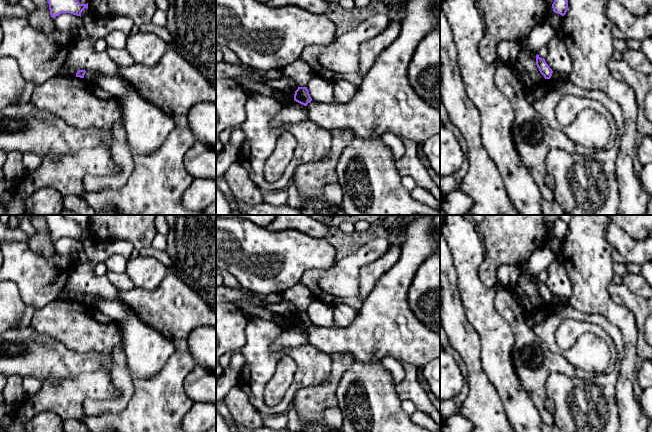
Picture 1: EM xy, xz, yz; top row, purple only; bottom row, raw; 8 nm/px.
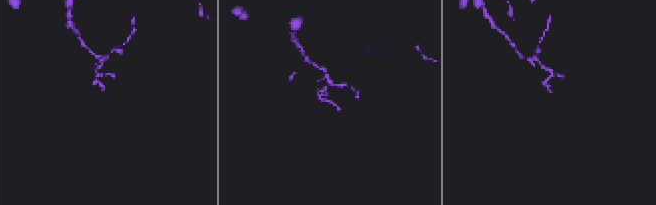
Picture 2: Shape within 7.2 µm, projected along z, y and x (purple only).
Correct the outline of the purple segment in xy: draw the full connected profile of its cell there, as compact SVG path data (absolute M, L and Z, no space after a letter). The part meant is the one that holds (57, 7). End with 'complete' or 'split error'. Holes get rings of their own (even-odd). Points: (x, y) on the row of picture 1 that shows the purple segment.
M48 0L50 15L52 18L59 16L62 13L70 13L81 17L82 11L87 4L80 4L78 0Z; complete

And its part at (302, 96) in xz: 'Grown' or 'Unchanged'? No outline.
Unchanged

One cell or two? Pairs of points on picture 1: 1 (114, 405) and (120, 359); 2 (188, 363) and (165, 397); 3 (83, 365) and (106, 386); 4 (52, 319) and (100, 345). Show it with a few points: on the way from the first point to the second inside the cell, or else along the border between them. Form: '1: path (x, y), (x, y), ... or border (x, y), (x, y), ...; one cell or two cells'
1: path (124, 394), (124, 384), (120, 377), (120, 371); one cell
2: path (180, 371), (168, 383), (165, 389); one cell
3: border (110, 372), (105, 368), (99, 368), (68, 378); two cells
4: path (64, 319), (74, 319), (88, 333); one cell

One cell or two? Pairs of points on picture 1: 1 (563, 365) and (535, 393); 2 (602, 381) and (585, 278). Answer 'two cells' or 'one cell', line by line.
1: one cell
2: two cells

